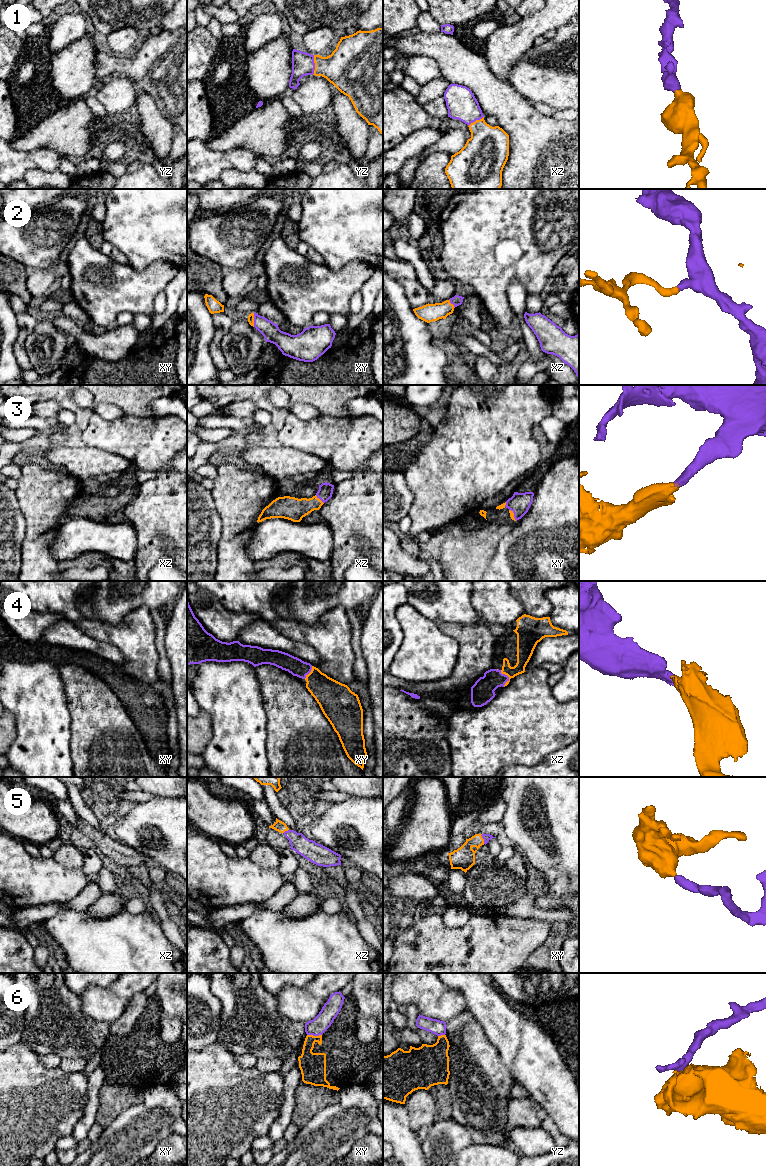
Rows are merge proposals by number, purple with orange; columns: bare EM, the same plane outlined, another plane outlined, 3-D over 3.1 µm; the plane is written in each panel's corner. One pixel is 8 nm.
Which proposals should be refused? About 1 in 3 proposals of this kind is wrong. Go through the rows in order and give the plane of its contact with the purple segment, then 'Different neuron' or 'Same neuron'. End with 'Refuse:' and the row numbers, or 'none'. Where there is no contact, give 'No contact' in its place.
1: Touches purple in yz. Same neuron
2: Touches purple in xy. Same neuron
3: Touches purple in xz. Same neuron
4: Touches purple in xz. Same neuron
5: Touches purple in xy. Same neuron
6: Touches purple in xy. Different neuron
Refuse: 6

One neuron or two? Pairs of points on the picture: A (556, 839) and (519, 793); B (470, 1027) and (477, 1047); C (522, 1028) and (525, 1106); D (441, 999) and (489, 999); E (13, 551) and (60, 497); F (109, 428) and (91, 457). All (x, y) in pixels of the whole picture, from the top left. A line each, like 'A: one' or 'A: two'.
A: one
B: one
C: two
D: two
E: two
F: two

